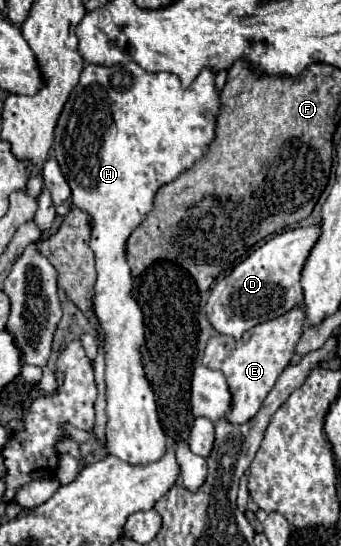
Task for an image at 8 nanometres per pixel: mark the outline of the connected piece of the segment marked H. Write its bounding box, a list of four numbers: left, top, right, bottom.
[53,62,221,464]

